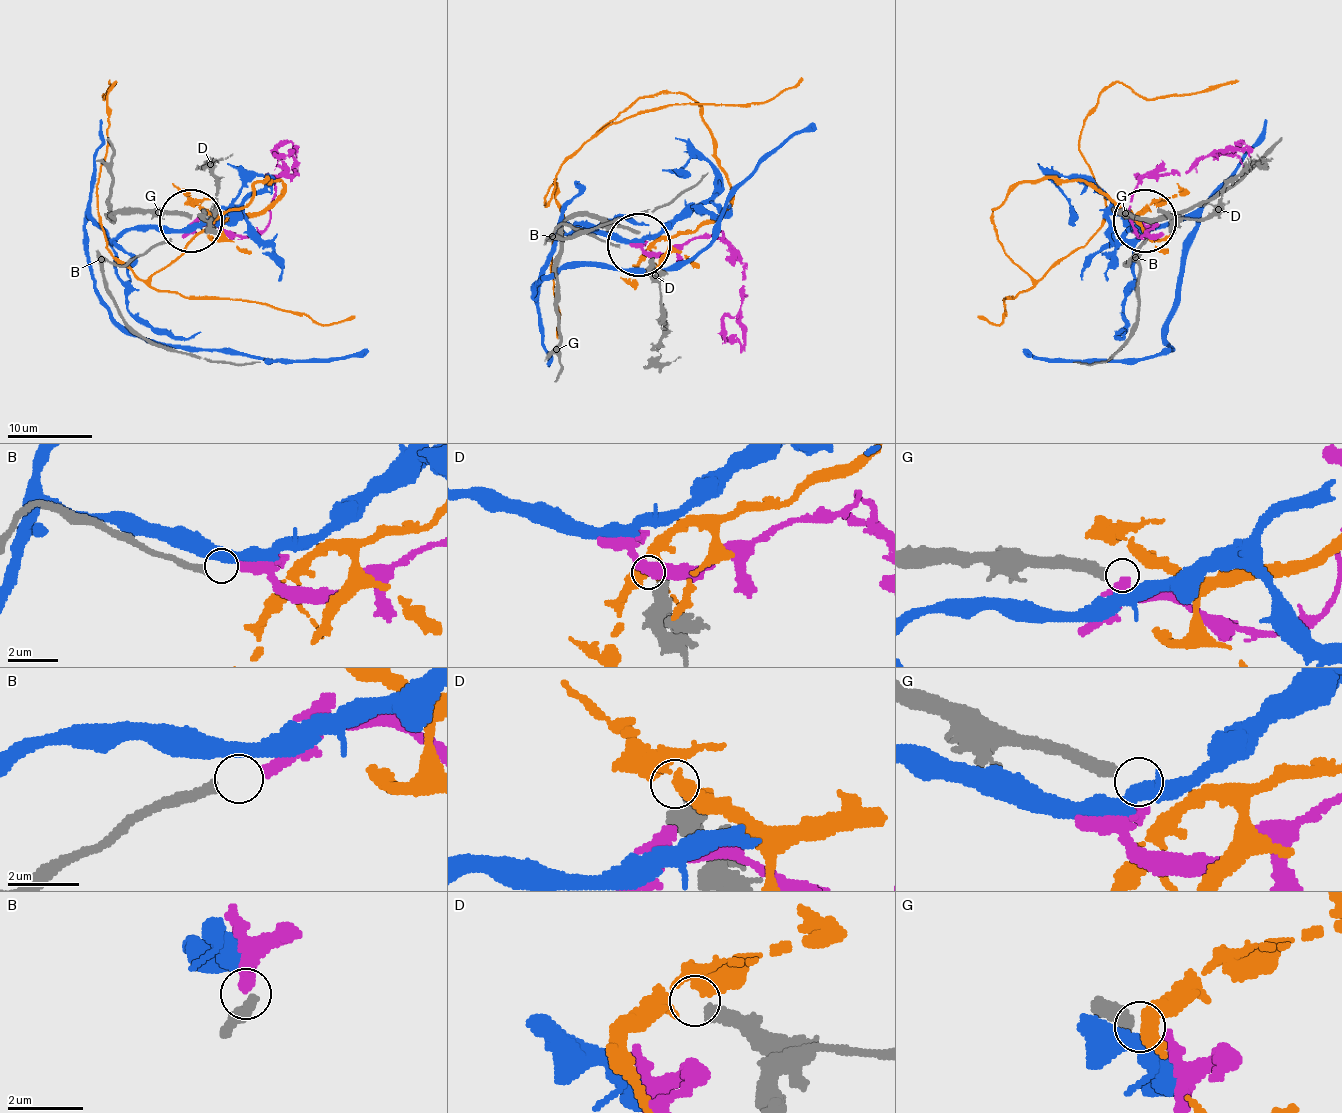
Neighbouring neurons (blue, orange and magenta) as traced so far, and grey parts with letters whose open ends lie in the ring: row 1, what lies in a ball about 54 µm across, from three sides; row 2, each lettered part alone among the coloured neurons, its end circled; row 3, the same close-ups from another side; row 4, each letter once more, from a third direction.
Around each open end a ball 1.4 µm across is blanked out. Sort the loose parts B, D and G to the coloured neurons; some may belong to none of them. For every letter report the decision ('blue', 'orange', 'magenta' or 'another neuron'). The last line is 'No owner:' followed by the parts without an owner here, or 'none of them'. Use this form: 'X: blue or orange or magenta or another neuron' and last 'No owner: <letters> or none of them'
B: magenta
D: orange
G: another neuron
No owner: G

